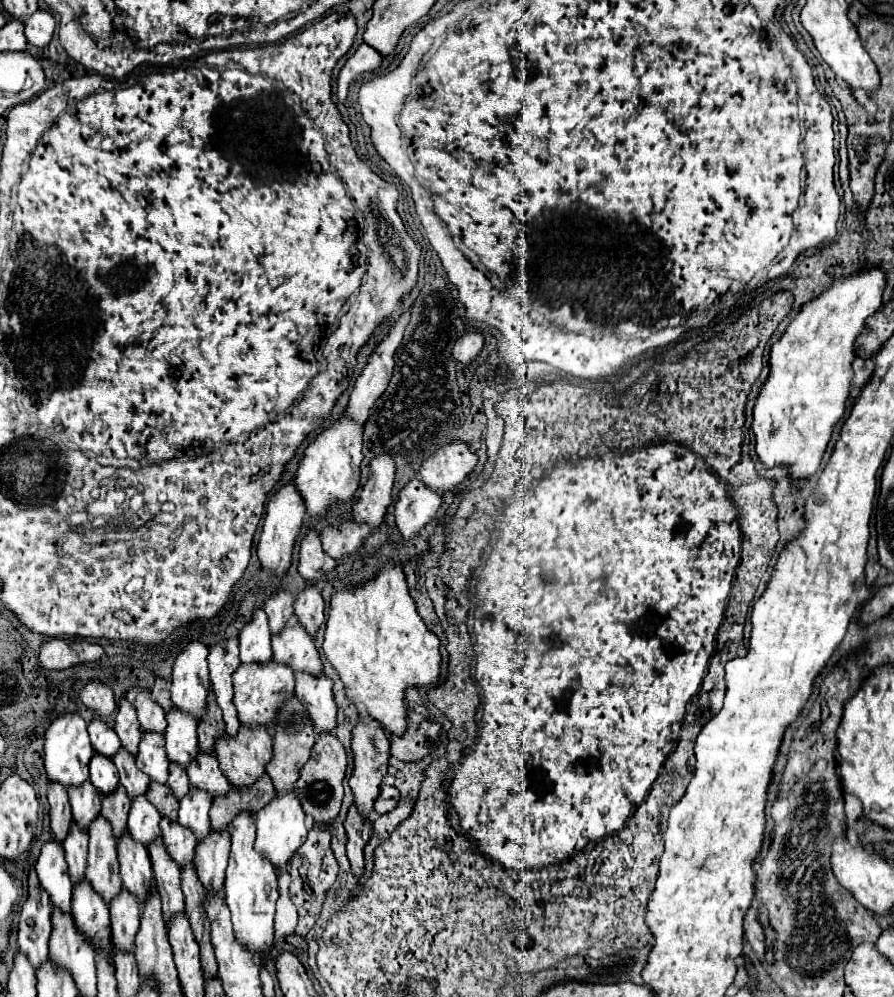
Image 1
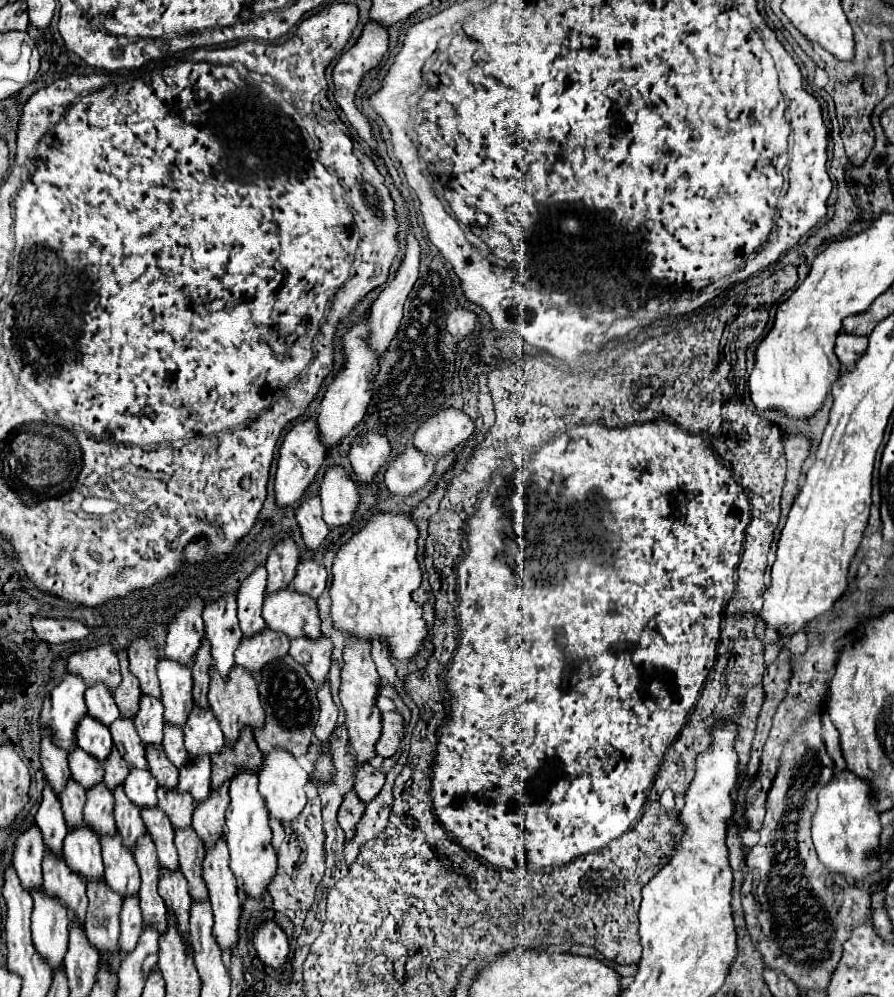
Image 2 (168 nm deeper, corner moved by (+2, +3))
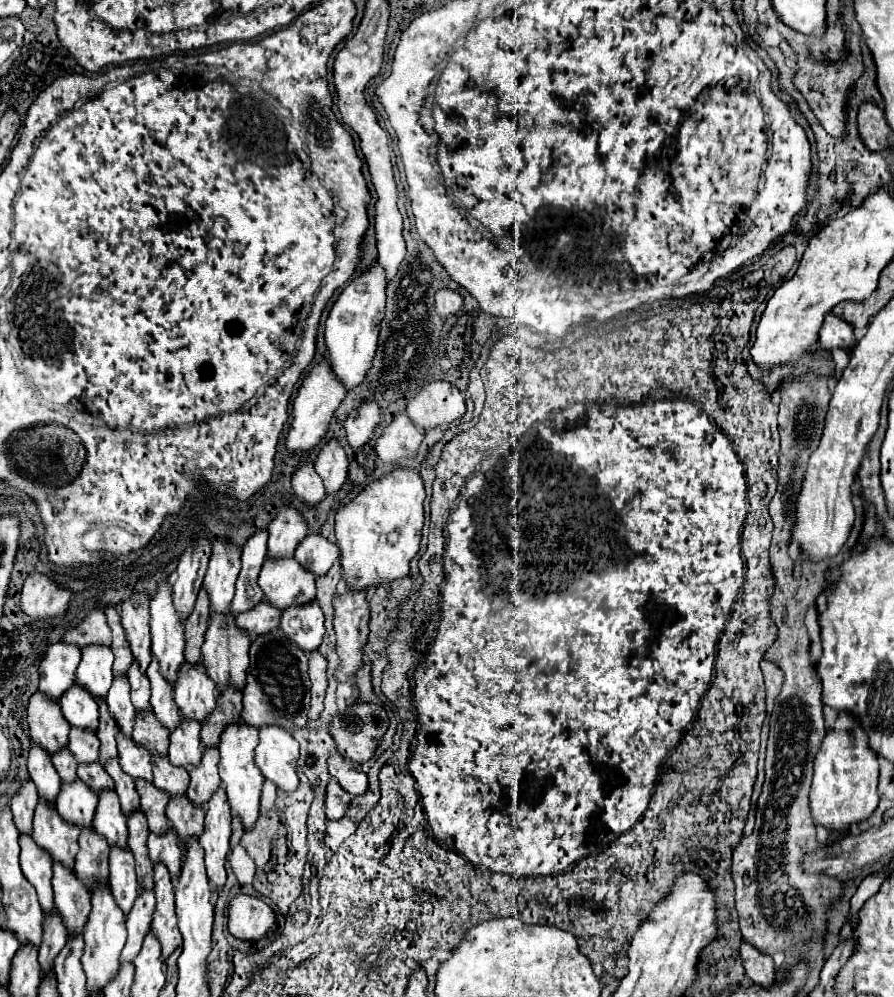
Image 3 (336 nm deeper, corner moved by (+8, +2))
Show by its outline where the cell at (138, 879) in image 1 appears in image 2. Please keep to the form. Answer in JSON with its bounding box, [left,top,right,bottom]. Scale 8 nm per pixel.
[114,784,146,848]

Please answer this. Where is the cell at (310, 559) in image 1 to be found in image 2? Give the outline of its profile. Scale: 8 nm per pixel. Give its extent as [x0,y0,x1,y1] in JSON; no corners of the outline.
[296,496,328,550]

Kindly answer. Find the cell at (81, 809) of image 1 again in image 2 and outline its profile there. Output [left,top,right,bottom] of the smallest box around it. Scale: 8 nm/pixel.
[68,748,104,790]

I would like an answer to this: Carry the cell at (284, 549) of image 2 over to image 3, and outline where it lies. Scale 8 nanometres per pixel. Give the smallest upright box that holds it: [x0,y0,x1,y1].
[266,507,308,559]

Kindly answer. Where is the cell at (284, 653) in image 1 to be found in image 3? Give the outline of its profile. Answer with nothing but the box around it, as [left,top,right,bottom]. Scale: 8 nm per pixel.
[258,557,316,611]

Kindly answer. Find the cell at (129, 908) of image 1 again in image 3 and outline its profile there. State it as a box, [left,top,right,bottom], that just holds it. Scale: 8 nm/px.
[94,793,128,849]

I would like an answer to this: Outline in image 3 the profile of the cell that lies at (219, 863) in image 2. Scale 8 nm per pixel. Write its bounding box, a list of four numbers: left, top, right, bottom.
[200,789,230,893]

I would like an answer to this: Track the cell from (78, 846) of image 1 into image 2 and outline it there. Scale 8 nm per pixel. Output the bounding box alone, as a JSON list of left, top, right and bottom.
[60,778,86,826]

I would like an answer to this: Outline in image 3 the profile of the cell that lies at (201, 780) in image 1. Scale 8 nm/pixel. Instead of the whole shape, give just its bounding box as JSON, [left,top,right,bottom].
[174,665,216,723]

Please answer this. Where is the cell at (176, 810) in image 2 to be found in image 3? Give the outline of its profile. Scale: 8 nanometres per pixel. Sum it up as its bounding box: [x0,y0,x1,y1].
[152,757,188,797]

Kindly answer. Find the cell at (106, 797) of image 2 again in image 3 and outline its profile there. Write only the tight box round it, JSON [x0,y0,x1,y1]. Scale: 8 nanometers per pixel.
[78,763,114,795]

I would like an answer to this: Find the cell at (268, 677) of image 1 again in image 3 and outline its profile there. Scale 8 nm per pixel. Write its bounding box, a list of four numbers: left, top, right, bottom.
[236,601,280,639]

